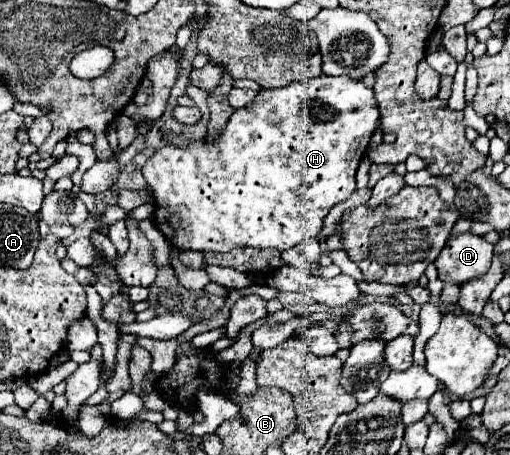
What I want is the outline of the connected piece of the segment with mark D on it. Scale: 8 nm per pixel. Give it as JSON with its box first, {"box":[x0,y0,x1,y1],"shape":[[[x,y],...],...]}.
{"box":[435,232,493,284],"shape":[[[473,232],[455,234],[447,240],[445,248],[435,260],[439,280],[463,284],[483,276],[493,258],[493,246]]]}

